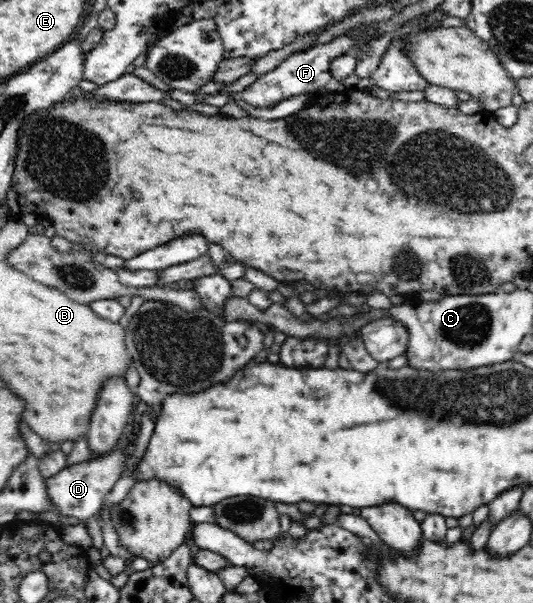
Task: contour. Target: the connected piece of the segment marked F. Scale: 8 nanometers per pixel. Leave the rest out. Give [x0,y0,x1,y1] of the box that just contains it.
[238,34,357,109]

